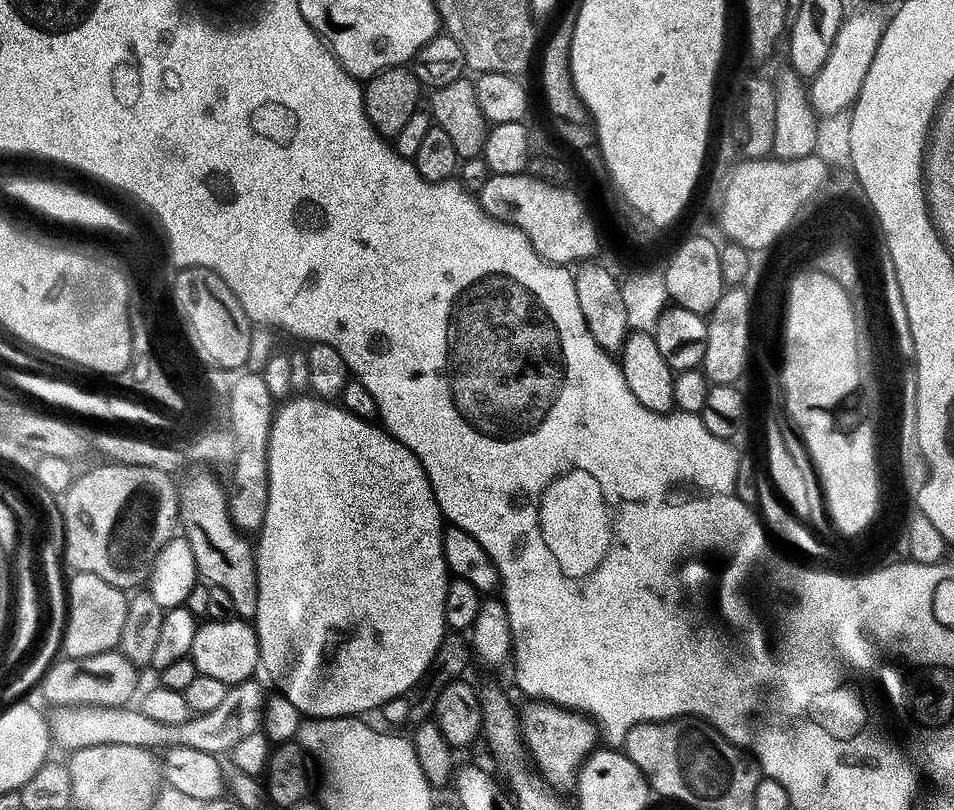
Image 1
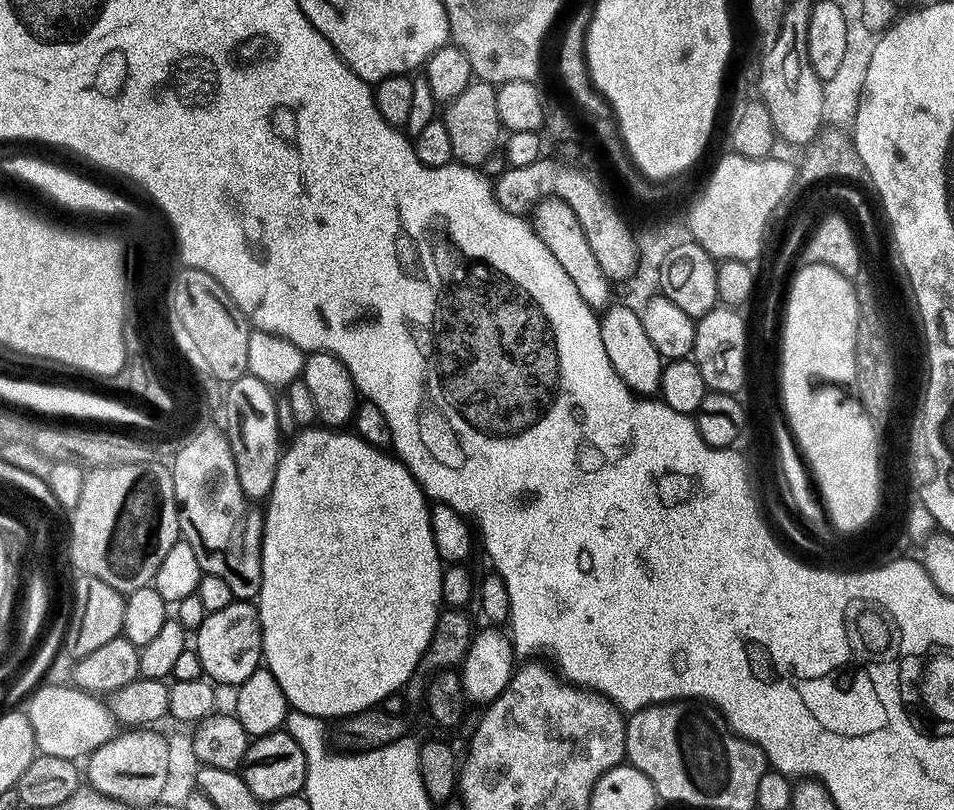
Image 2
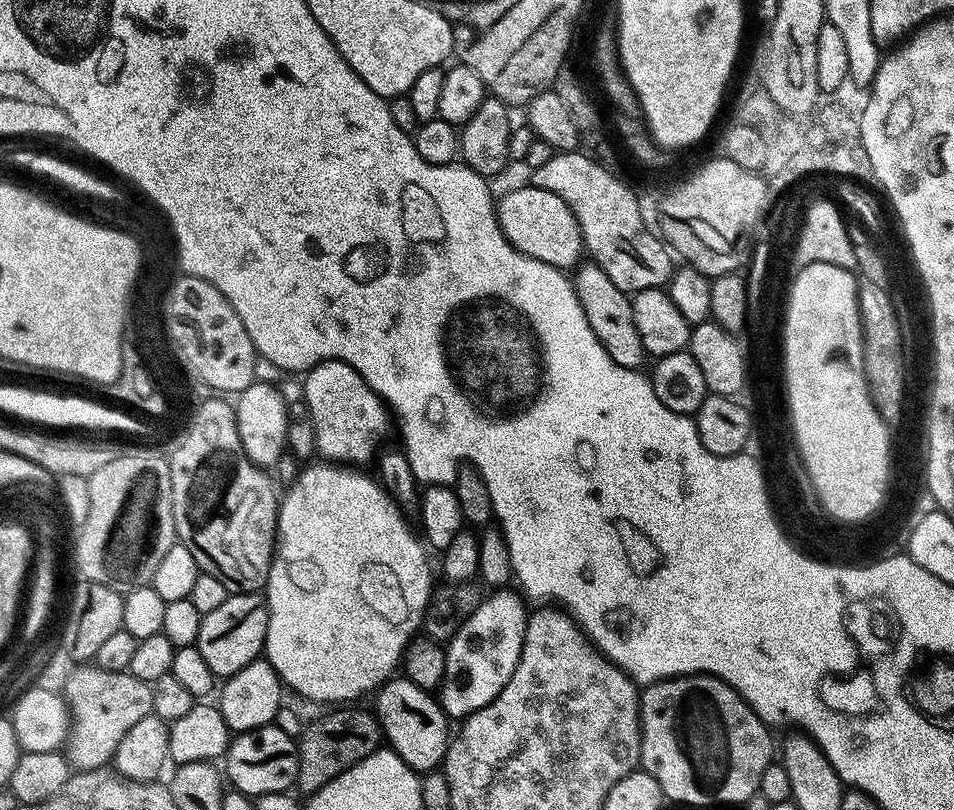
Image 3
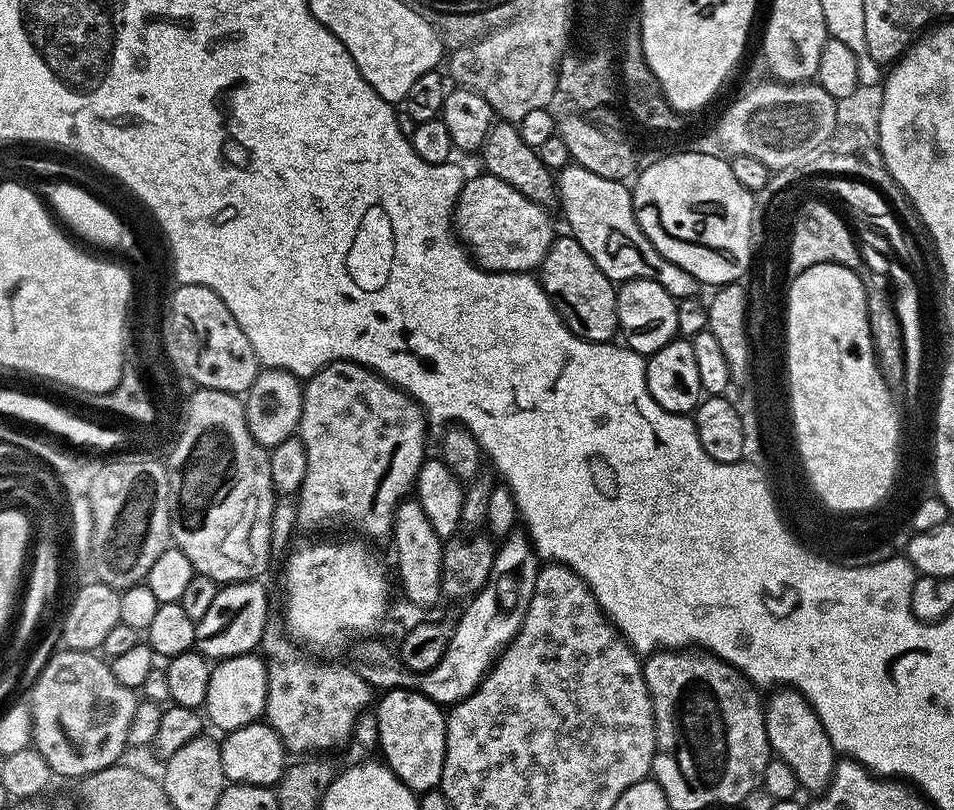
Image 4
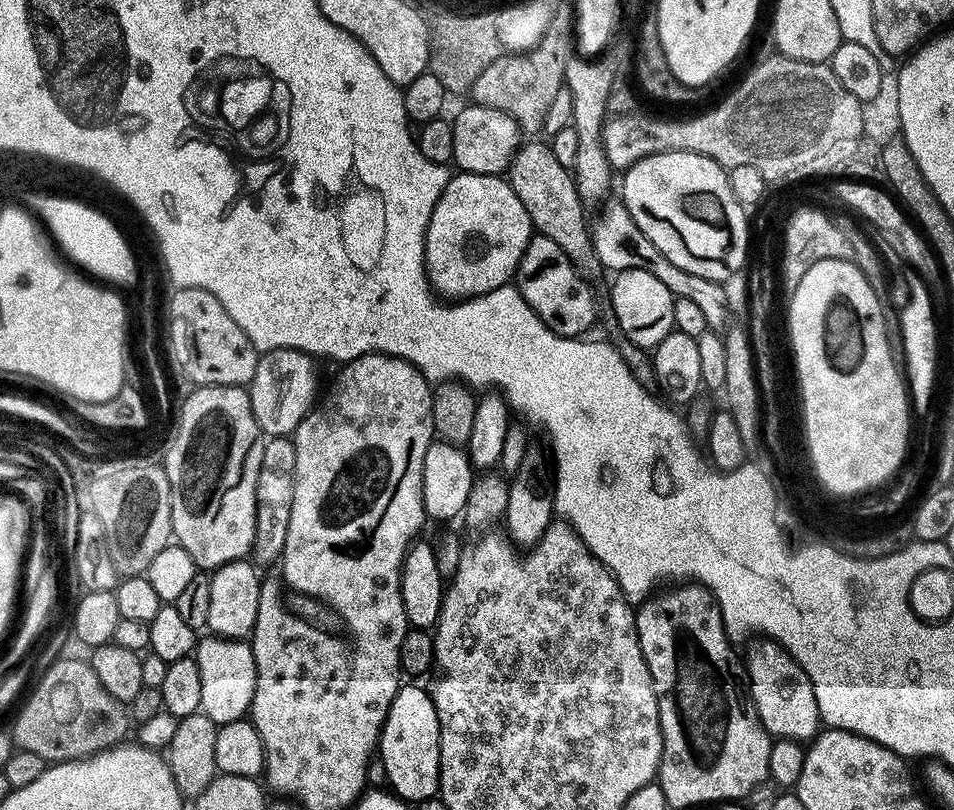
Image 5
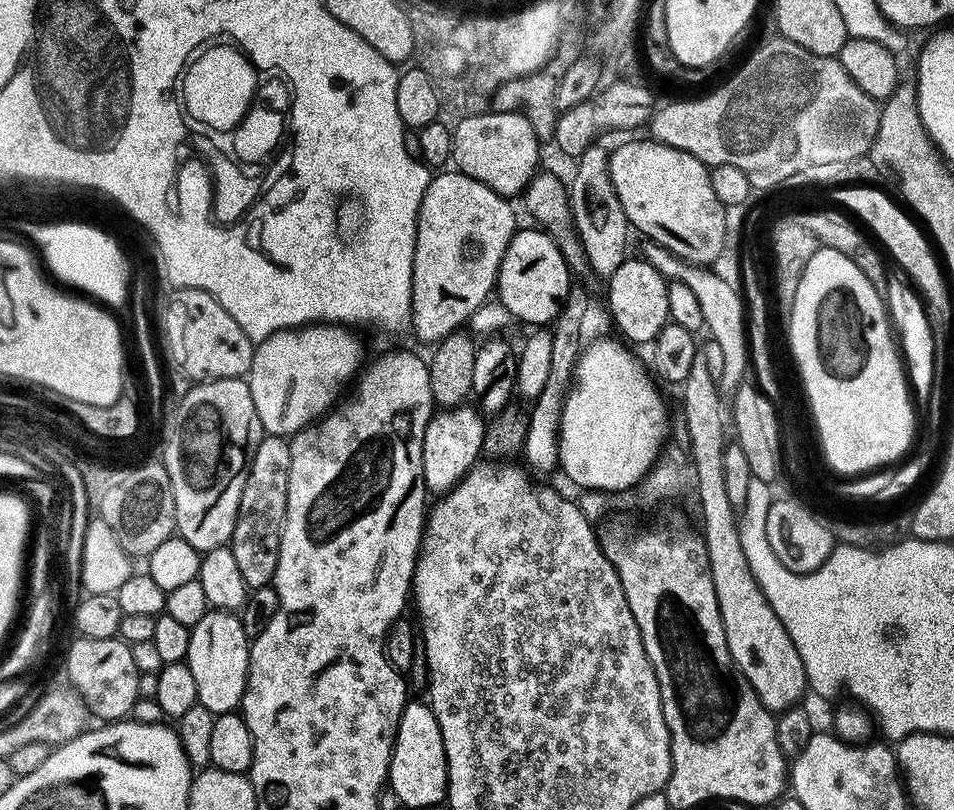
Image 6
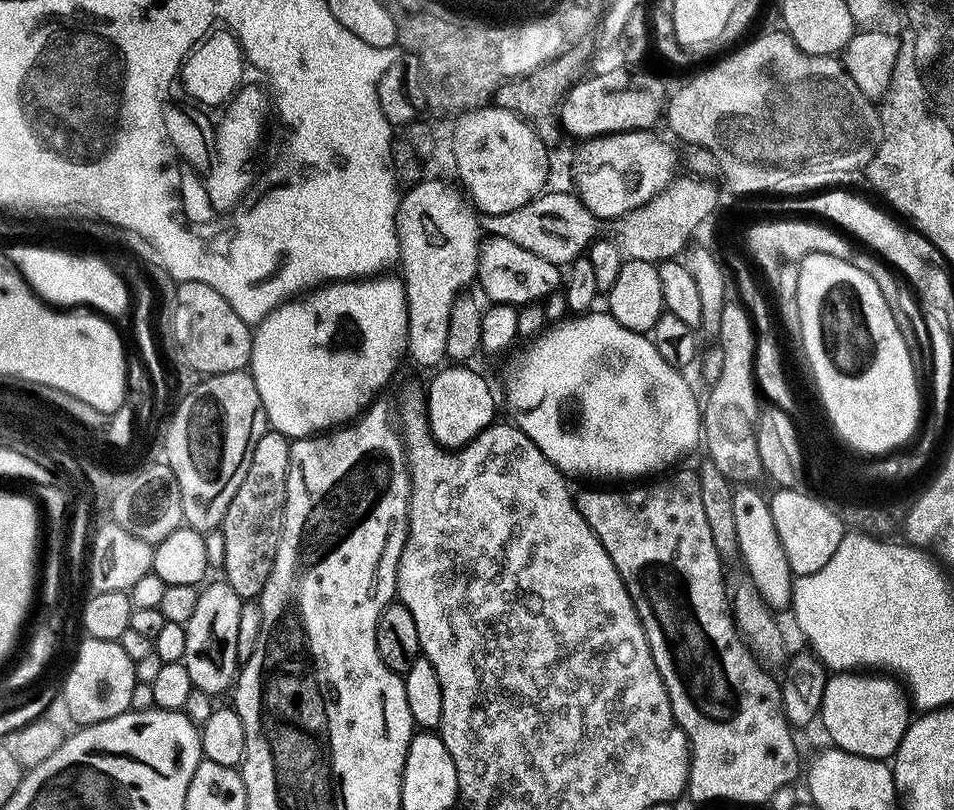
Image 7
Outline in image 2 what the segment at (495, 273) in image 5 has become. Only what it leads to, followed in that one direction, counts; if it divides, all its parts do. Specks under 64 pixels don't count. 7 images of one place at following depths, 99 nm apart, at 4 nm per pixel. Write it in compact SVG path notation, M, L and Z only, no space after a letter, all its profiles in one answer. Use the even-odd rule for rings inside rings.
M555 198L541 200L531 209L530 223L538 238L546 244L546 250L550 250L550 254L554 254L554 258L558 258L558 266L562 266L562 270L566 270L566 274L570 274L570 282L574 282L574 286L578 286L585 302L593 310L607 308L613 299L613 281L609 280L602 270L602 265L594 255L594 250L590 250L590 238L586 238L586 230L582 230L582 222L578 222L578 214L574 214L571 206L565 200Z

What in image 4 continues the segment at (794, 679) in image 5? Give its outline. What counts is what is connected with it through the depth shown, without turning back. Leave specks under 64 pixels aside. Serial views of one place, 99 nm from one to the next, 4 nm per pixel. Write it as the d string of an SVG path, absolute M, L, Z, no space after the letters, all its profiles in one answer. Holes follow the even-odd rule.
M780 686L772 694L769 700L767 697L764 708L768 747L774 753L775 759L786 762L786 766L794 770L794 778L798 778L805 793L808 791L819 794L832 780L832 771L838 763L836 747L830 742L818 714L801 692L795 688Z

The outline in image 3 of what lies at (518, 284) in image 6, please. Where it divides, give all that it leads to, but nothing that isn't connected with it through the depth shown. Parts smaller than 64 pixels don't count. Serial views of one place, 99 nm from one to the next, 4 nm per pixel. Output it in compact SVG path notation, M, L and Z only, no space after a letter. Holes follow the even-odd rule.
M594 262L581 263L575 269L571 281L572 289L575 290L578 302L584 311L586 322L590 322L606 354L610 354L610 358L618 362L618 366L643 369L646 353L642 346L642 338L638 338L638 328L634 326L634 310L629 293L618 290L618 286L614 286L614 282L606 278L606 270L602 270Z

